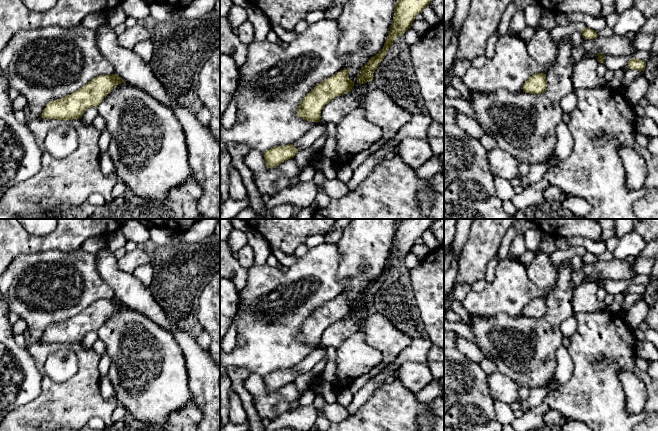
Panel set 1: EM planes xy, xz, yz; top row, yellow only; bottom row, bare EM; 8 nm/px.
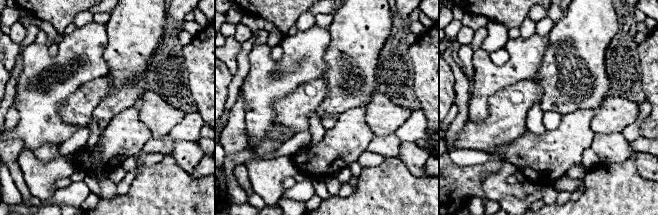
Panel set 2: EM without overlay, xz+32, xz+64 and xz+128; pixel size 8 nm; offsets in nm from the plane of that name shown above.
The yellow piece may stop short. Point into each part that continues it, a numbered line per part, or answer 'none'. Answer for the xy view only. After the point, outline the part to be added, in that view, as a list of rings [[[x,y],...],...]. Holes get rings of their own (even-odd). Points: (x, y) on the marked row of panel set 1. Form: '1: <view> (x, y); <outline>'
none

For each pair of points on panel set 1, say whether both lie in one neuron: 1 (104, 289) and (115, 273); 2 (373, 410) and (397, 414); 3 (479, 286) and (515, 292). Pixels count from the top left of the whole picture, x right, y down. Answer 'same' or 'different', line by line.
1: different
2: same
3: different

